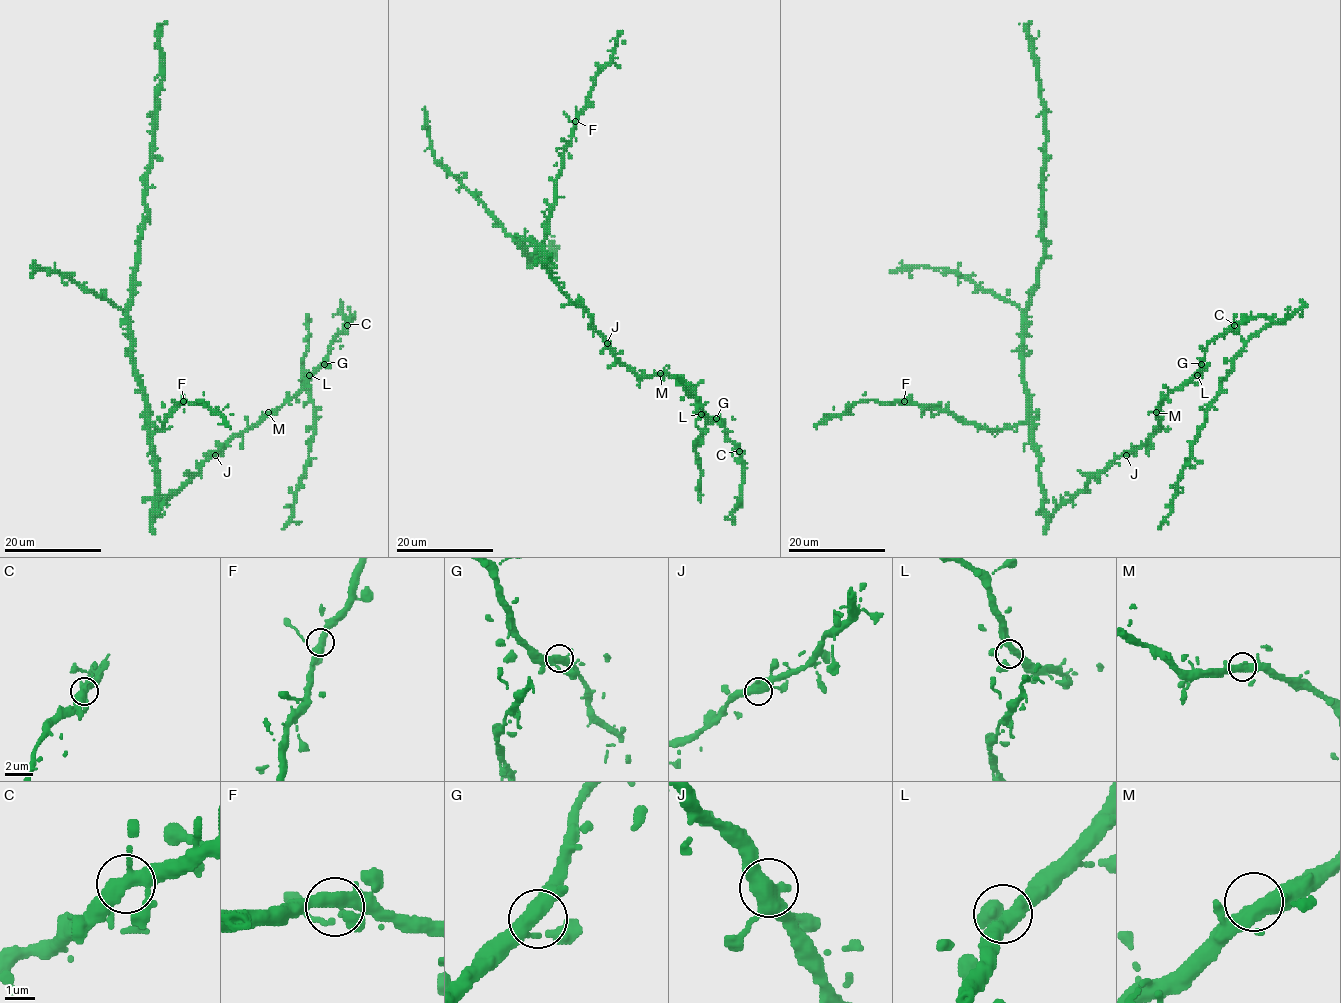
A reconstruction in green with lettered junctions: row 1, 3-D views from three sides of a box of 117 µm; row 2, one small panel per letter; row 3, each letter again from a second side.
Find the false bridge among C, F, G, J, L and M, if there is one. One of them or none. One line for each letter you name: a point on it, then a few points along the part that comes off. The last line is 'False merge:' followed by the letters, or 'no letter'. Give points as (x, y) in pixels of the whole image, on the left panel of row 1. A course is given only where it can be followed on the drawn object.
False merge: no letter

